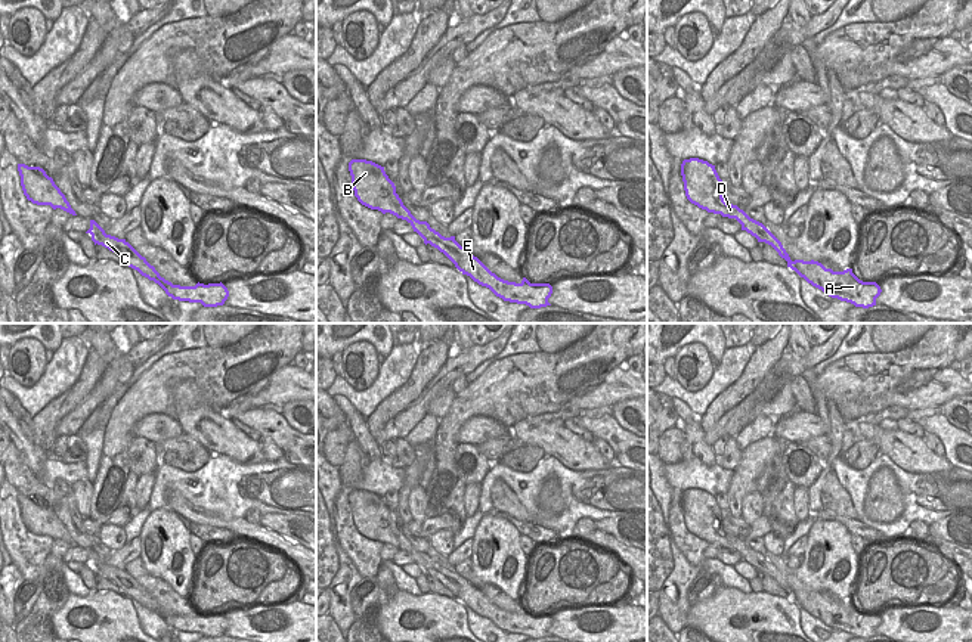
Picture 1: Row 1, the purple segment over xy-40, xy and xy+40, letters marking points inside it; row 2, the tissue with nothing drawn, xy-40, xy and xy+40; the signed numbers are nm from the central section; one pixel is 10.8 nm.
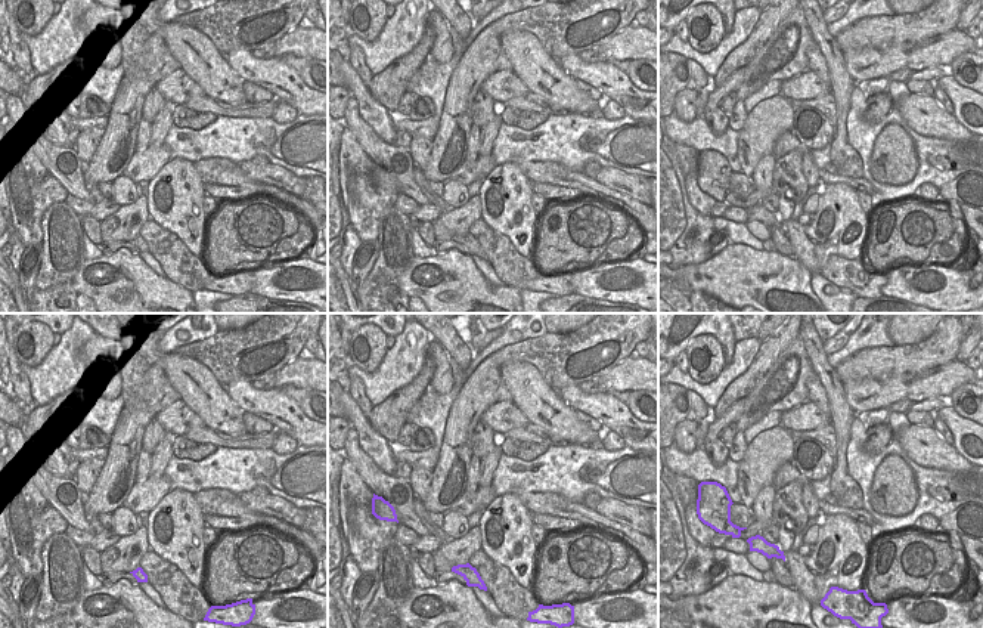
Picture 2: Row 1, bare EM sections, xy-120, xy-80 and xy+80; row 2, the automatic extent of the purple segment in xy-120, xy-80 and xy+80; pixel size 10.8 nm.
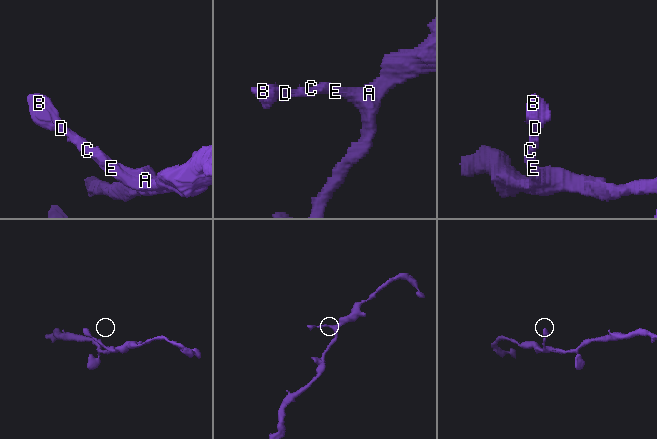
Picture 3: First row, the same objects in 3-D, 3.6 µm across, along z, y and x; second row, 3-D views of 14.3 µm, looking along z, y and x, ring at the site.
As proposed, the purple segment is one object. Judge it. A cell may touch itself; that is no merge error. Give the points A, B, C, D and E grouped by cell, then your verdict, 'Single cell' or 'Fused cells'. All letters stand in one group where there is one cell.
Groups: A B C D E. Single cell

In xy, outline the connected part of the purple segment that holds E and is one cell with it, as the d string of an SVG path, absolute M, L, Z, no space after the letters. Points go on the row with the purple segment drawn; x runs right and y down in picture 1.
M352 159L349 162L349 171L355 196L362 205L406 220L414 232L424 239L425 245L430 244L443 252L462 275L489 288L504 301L526 304L530 308L551 306L548 303L552 294L550 283L530 283L526 277L520 283L504 280L492 273L468 249L461 246L455 241L455 236L445 238L431 229L427 221L417 220L396 193L396 186L386 174L384 167L366 159Z

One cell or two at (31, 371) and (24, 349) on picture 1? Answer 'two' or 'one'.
one

